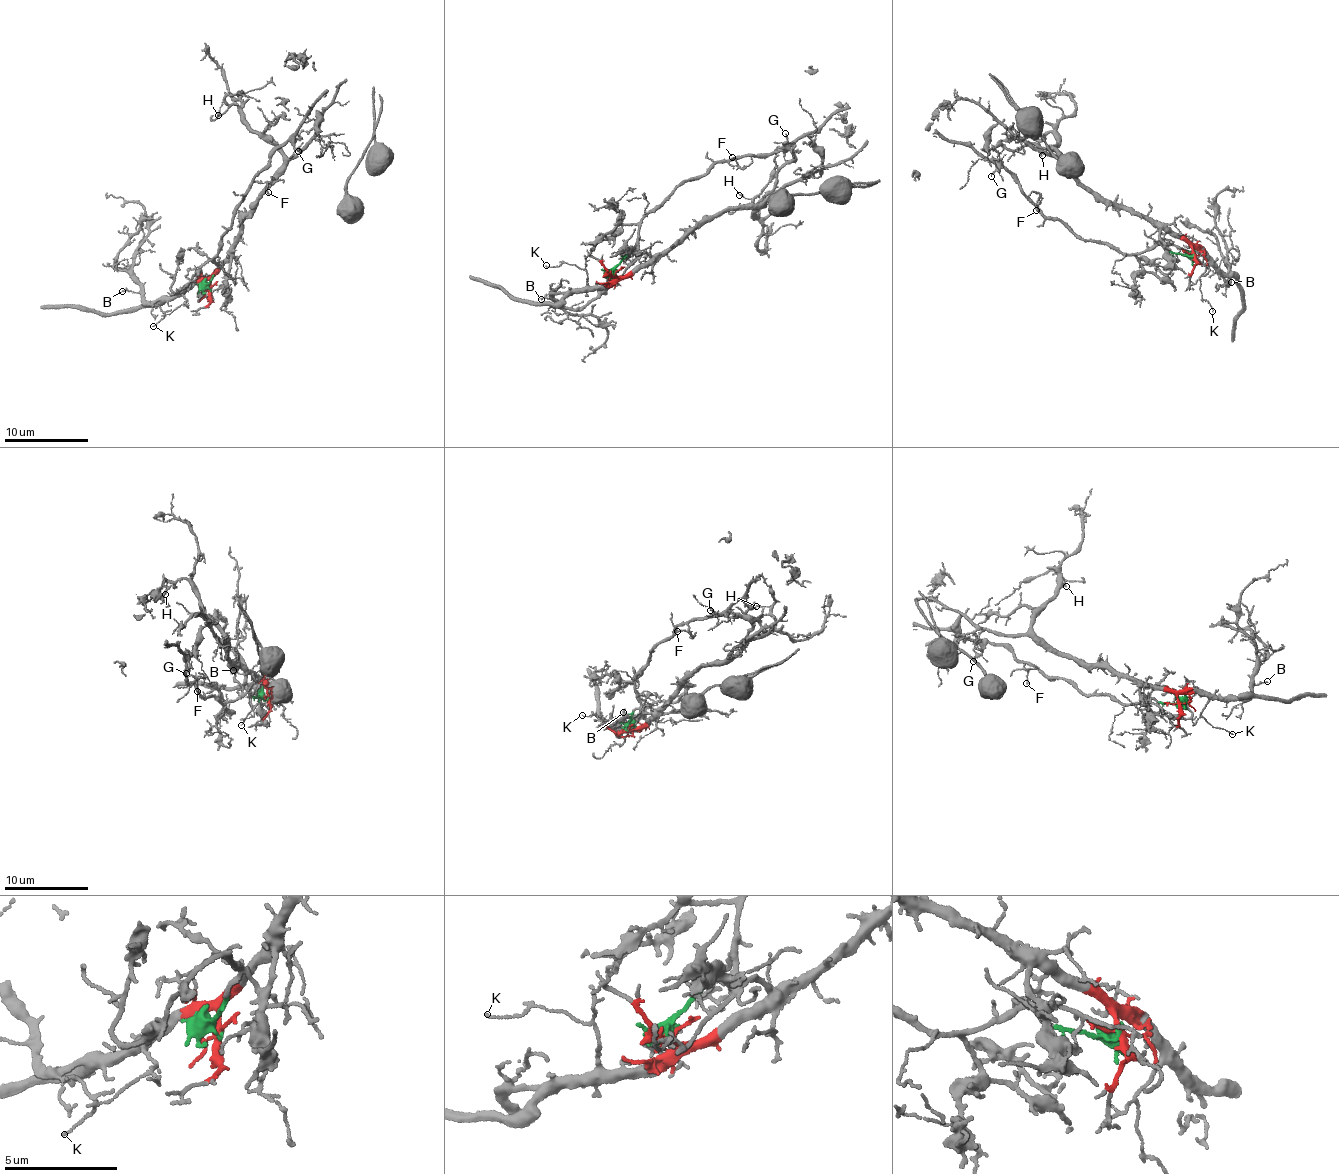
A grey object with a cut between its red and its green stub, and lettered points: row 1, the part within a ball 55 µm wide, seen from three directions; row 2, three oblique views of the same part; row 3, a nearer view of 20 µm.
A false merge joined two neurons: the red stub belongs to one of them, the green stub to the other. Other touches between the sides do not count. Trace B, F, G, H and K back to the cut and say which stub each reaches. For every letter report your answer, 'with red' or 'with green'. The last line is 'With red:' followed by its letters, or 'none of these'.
B: with red
F: with green
G: with green
H: with red
K: with red
With red: B, H, K

